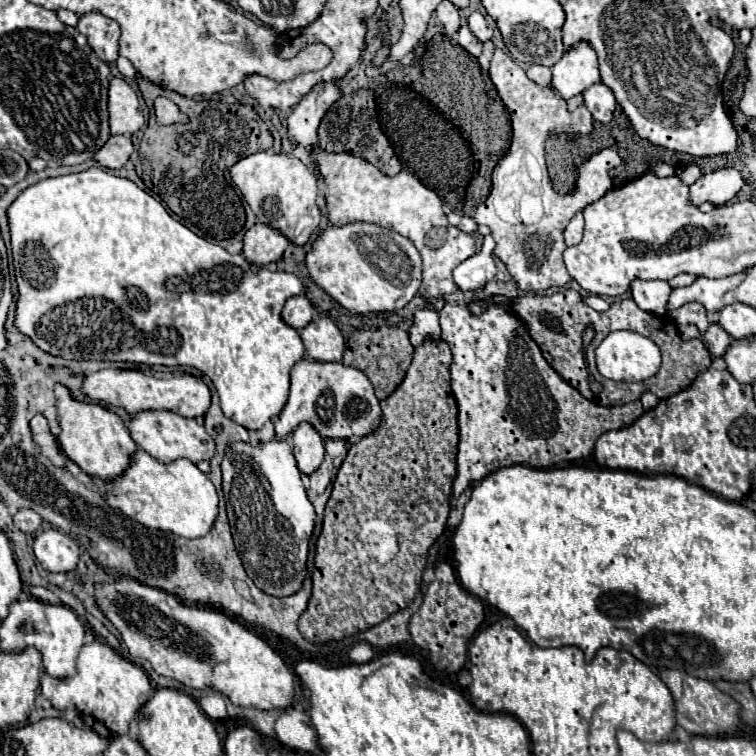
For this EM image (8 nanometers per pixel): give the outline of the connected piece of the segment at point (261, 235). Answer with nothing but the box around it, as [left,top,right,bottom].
[242,224,288,272]

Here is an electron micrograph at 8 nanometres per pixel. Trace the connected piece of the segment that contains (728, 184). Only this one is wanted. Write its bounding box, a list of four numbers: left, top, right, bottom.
[690,168,744,206]

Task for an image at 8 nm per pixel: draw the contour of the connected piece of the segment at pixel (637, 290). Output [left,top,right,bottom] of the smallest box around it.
[632,280,672,316]

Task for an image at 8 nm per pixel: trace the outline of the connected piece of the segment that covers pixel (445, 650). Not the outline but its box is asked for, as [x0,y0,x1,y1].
[408,560,484,674]

